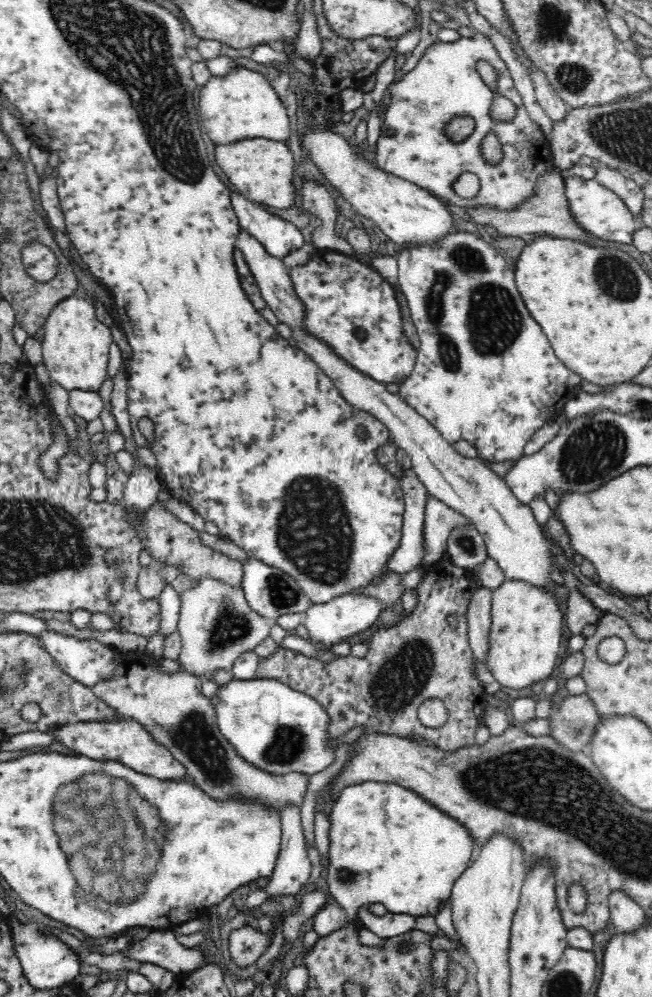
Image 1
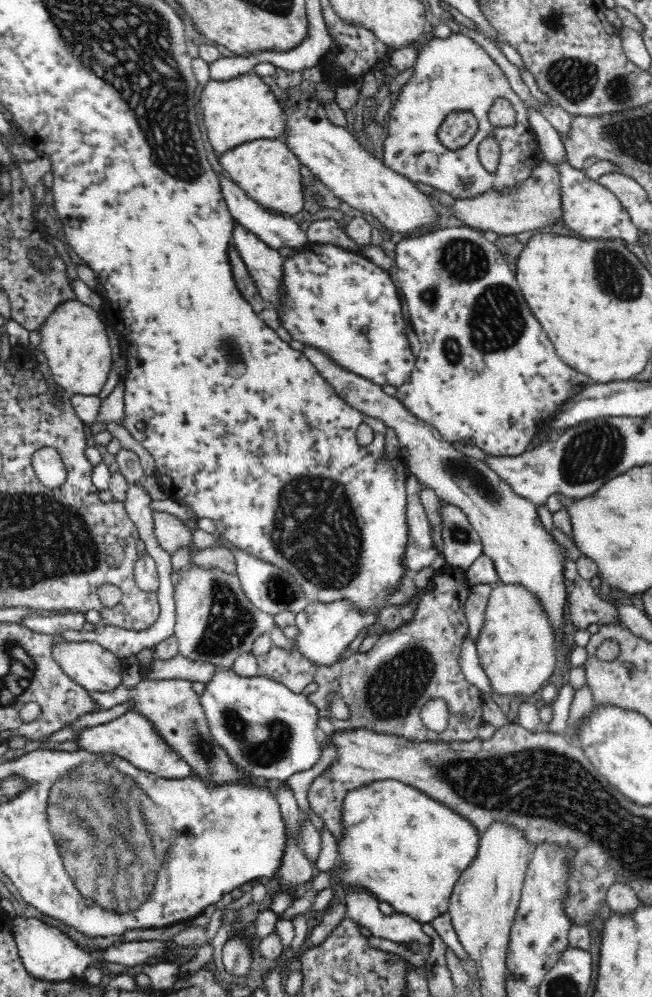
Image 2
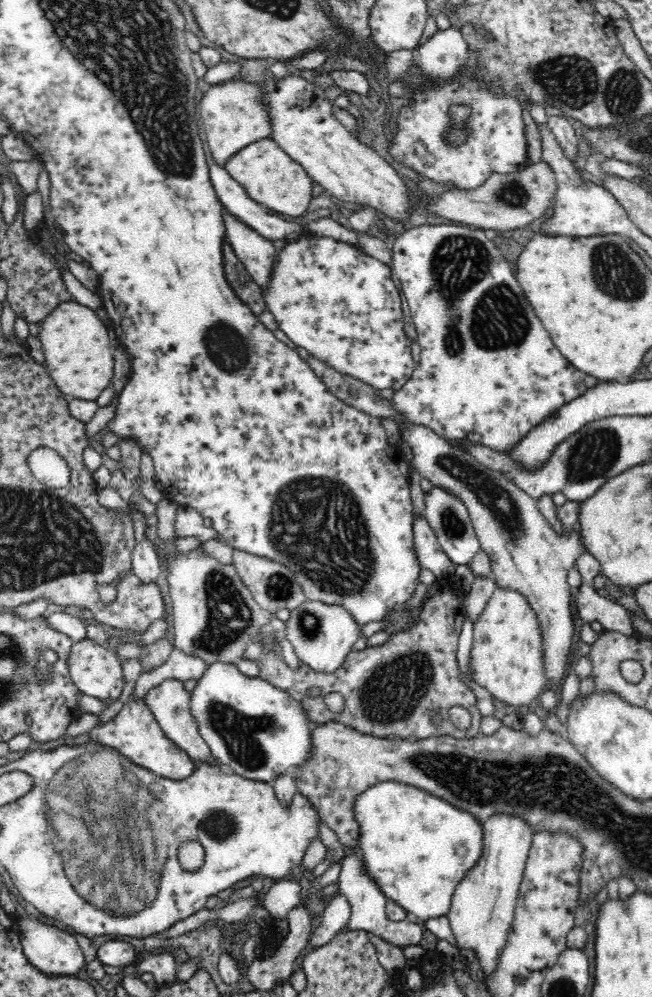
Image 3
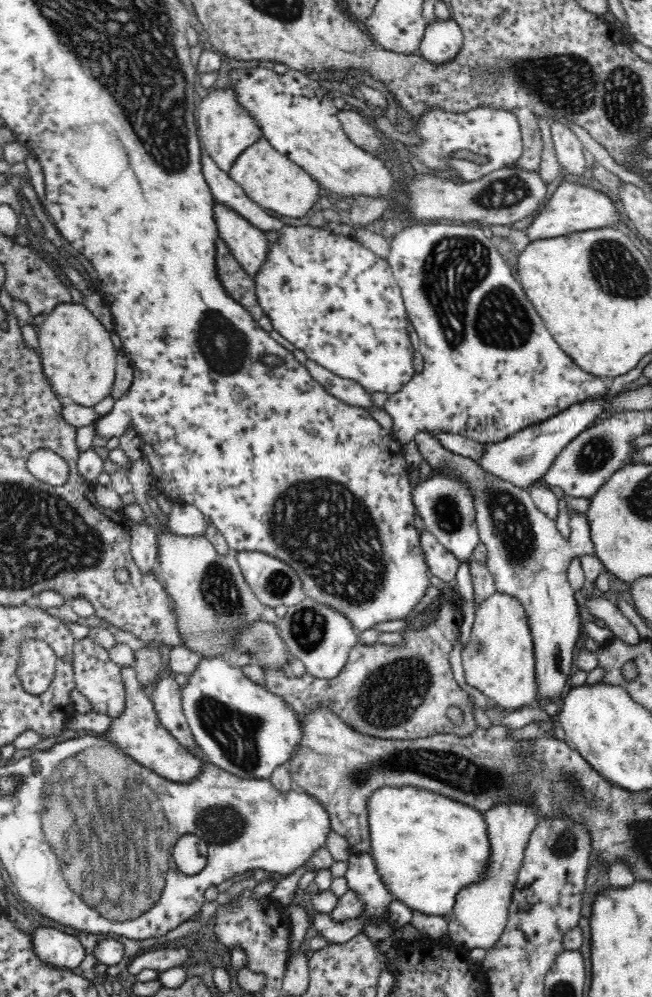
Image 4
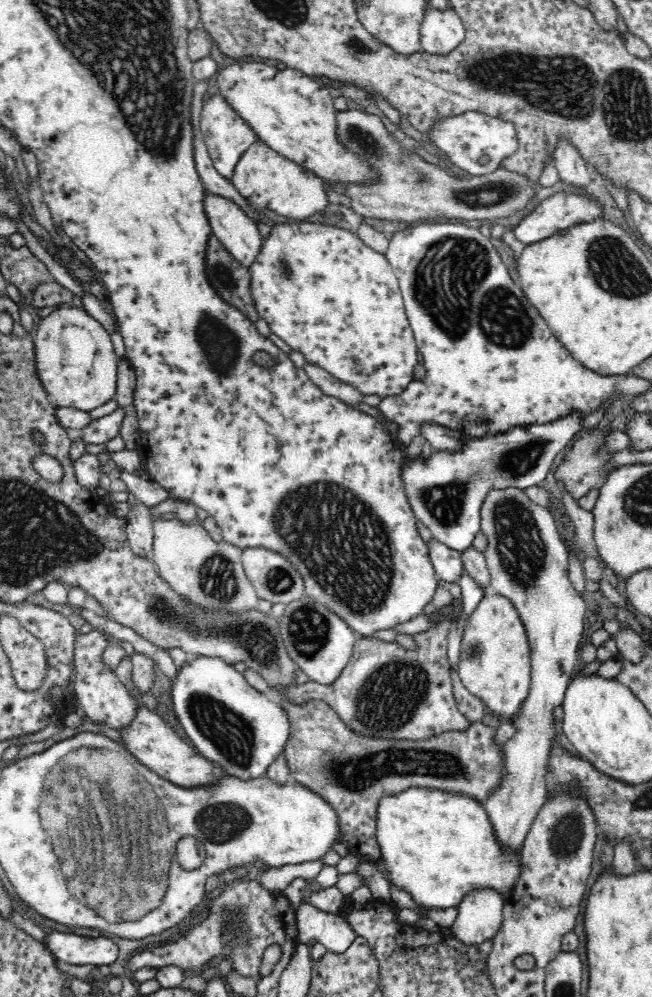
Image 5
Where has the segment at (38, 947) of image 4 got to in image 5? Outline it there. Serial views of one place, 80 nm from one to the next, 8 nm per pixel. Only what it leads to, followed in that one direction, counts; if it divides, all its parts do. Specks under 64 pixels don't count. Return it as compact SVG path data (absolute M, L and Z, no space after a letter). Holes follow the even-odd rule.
M52 932L46 938L47 948L58 960L71 965L92 964L99 967L112 964L118 958L118 946L108 938L86 938L78 934Z

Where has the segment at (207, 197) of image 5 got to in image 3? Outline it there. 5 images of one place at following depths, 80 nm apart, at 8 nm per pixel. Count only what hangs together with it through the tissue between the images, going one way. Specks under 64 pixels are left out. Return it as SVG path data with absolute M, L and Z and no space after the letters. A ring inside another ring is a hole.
M226 210L222 214L222 221L226 231L225 241L234 249L252 280L257 285L266 286L276 260L276 248L272 241Z

